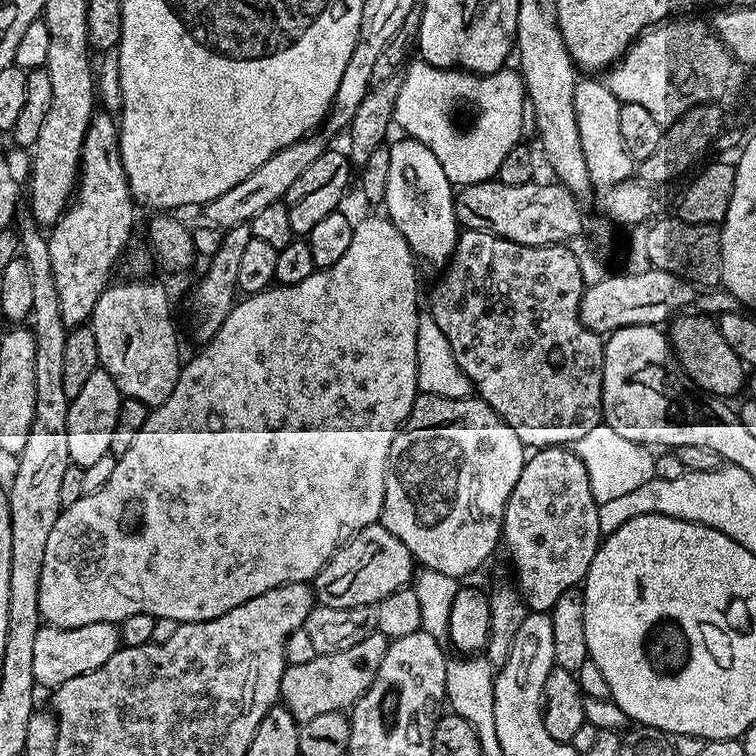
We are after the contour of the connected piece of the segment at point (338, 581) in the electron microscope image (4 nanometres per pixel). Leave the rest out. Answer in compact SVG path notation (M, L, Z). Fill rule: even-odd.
M377 522L366 526L360 532L347 537L346 543L337 548L332 557L324 564L324 569L316 575L314 581L314 596L320 604L335 608L353 608L354 606L375 606L382 598L394 594L394 590L409 587L414 580L414 561L410 550L384 528L383 523Z

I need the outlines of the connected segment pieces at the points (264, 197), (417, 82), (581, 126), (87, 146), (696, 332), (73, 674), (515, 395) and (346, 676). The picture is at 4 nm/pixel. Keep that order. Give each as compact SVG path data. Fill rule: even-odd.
M309 134L304 139L294 142L290 146L280 148L250 174L250 178L242 178L238 186L230 186L226 194L214 198L206 205L203 205L202 212L209 225L219 226L227 230L234 226L251 224L254 214L259 214L265 206L274 206L283 201L284 195L294 186L294 182L300 177L316 159L326 150L326 144L320 134Z
M419 58L413 59L407 65L406 71L403 73L401 90L394 106L395 127L400 127L405 137L422 142L422 146L426 146L430 154L438 158L442 170L446 170L446 178L453 186L482 183L484 180L499 177L502 161L512 148L521 143L520 135L524 132L526 93L524 79L519 71L515 67L505 66L491 76L481 76L458 68L435 68ZM459 104L465 104L473 112L472 125L465 132L456 125L456 107Z
M584 78L577 83L574 90L574 110L578 120L578 134L582 138L582 154L586 156L586 170L590 170L590 179L597 189L600 187L600 190L607 190L633 175L634 161L630 158L630 154L626 154L626 145L622 142L618 123L620 100L610 91L607 83L600 81L599 84L596 80L599 79Z
M103 110L93 115L80 147L80 175L74 195L60 219L47 233L50 270L58 289L58 310L65 328L71 330L91 321L98 298L113 279L116 259L125 255L132 236L130 176L120 161L120 129Z
M680 314L671 321L672 332L670 331L670 343L672 350L676 354L677 360L680 362L684 375L689 376L692 381L705 392L711 392L712 395L721 398L732 398L739 388L743 389L746 384L746 368L740 363L738 354L734 354L734 350L730 350L730 346L726 346L726 338L722 338L717 321L709 318L704 314L695 314L696 316L688 316L692 314Z
M94 622L77 628L53 628L41 626L38 638L34 638L34 678L41 689L55 690L62 682L78 678L90 670L98 670L122 646L117 625Z
M461 231L452 258L446 265L444 277L436 284L432 292L432 309L430 315L438 324L439 330L446 336L450 344L454 360L468 375L471 387L479 399L499 414L518 434L518 438L529 449L539 450L553 446L572 446L578 438L582 438L594 426L602 422L604 407L602 406L602 370L604 369L604 340L601 333L591 332L580 320L580 299L586 285L579 270L578 260L573 249L567 243L543 244L542 246L522 246L518 242L510 242L506 238L495 236L492 233L480 231Z
M373 638L358 642L358 646L350 646L350 650L342 650L338 654L316 655L310 662L288 664L280 683L283 707L288 708L290 714L294 714L297 722L318 718L318 714L351 709L374 682L378 666L382 666L382 658L386 658L388 645L387 639Z

